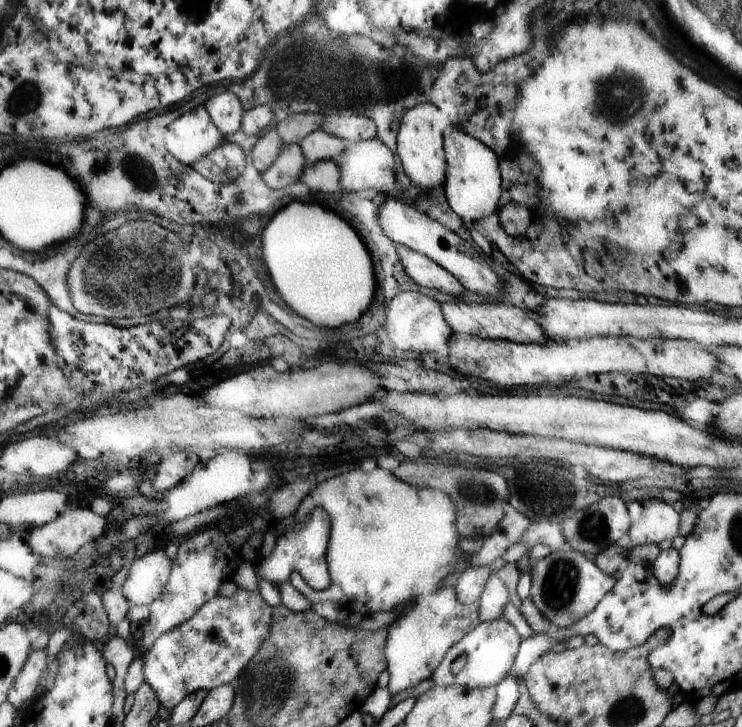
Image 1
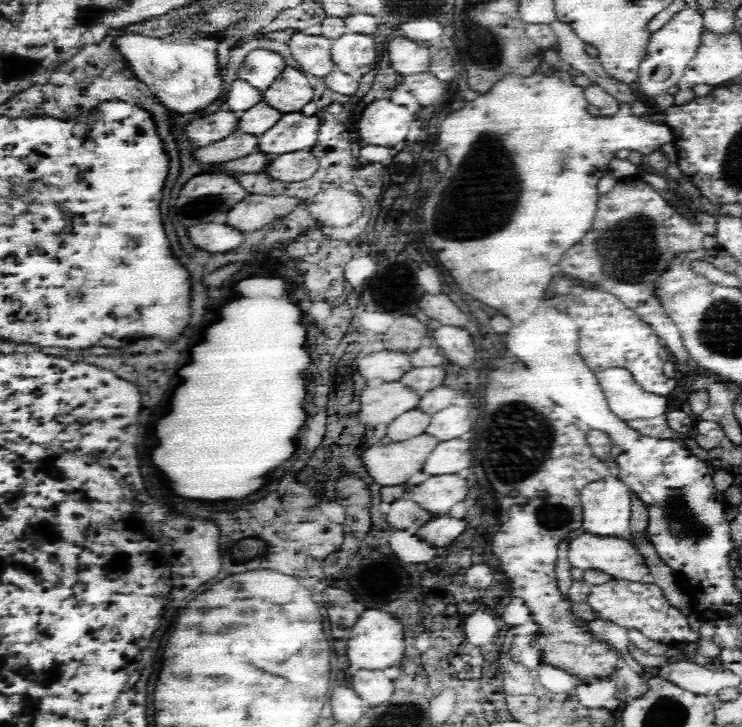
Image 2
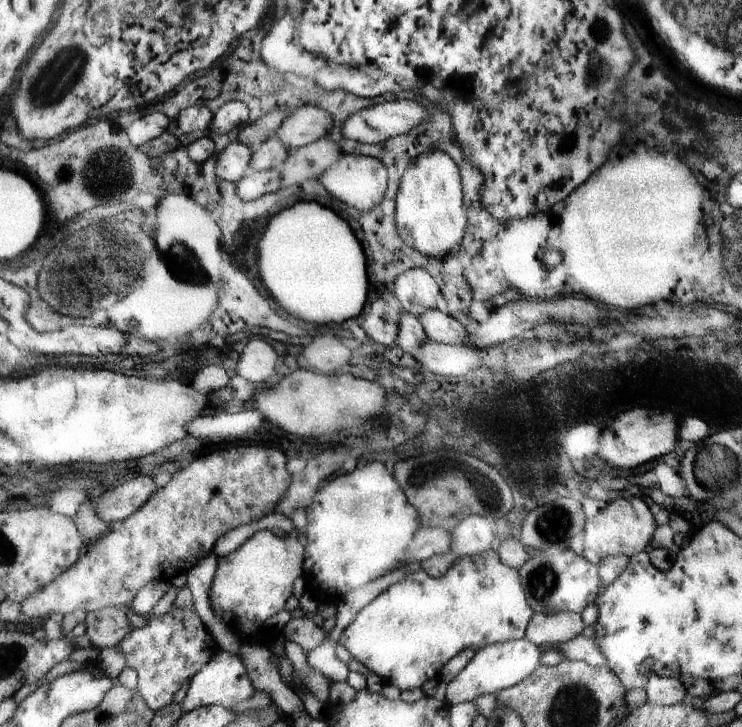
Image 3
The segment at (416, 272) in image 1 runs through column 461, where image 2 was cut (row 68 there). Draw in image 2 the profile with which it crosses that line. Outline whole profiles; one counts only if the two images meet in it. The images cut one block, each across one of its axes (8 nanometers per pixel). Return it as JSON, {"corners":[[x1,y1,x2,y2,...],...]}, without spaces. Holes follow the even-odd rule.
{"corners":[[286,66,278,82,272,82,266,90,260,92,262,102,282,114,298,114,302,108,314,100,314,90,308,84,304,72]]}

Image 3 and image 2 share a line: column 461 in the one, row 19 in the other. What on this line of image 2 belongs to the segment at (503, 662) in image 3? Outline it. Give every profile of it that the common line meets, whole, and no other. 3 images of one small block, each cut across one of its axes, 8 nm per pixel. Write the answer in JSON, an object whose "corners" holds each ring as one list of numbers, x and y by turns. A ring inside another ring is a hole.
{"corners":[[684,8,678,16,674,16,668,26,662,26,652,36,652,42,648,44,648,52,644,62,640,64,640,82,638,82,638,94,644,100,656,98,662,92,668,92,672,86,678,86,680,80,684,78,686,68,694,60,698,46,700,46,700,34,704,28,704,12,698,8]]}

